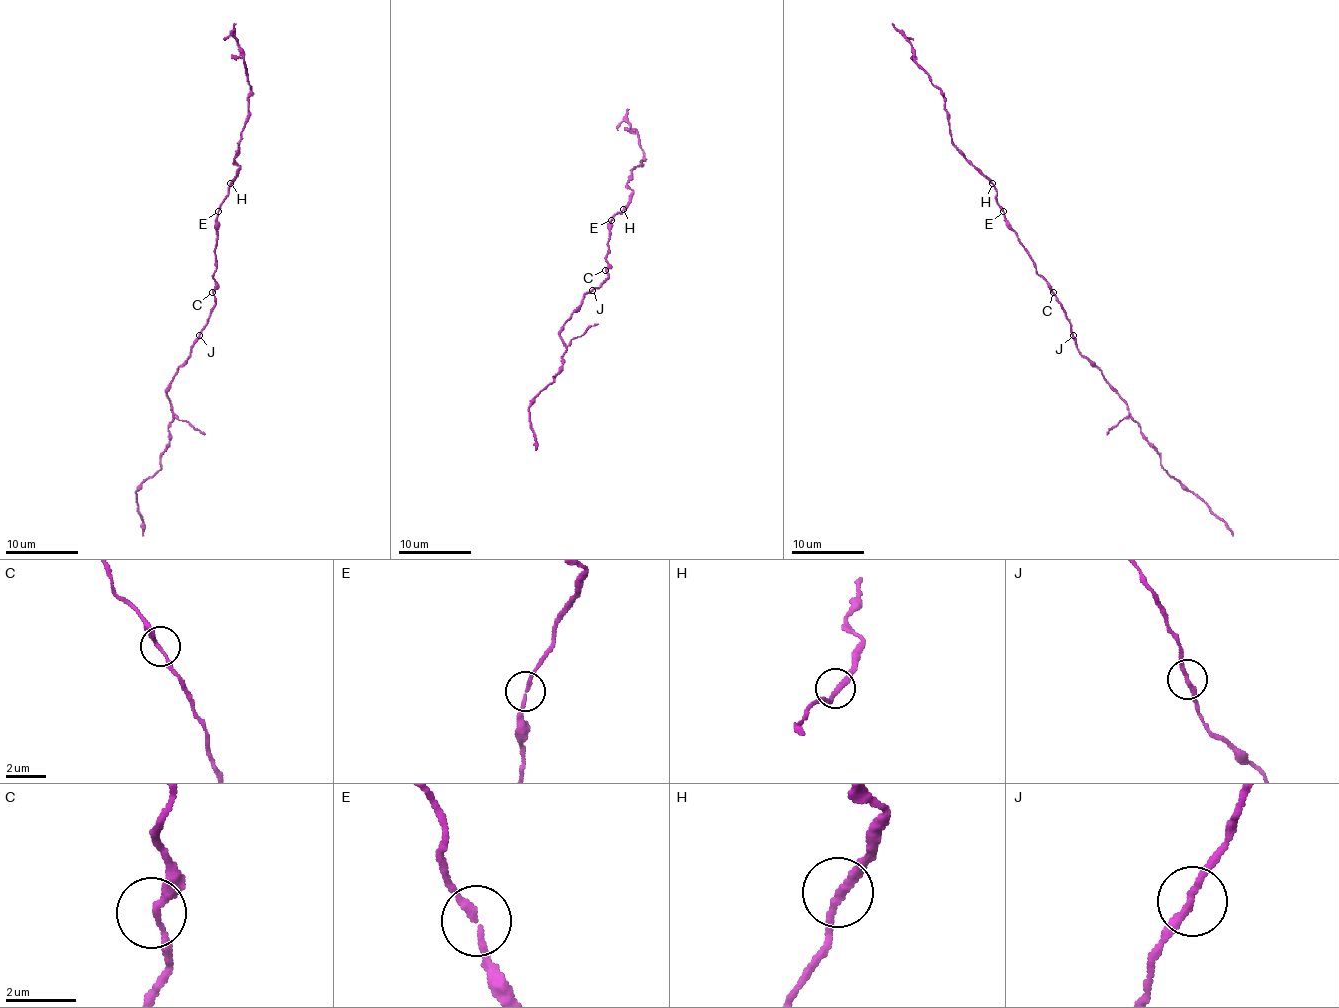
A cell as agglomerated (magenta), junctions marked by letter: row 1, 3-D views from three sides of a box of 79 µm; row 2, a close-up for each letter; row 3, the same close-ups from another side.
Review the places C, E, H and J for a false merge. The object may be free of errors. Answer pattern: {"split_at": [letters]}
{"split_at": []}

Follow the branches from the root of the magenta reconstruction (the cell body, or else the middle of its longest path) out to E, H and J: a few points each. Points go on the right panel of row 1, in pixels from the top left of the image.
E: (1053, 292), (1037, 272), (1033, 259), (1002, 210)
H: (1053, 292), (1037, 272), (1033, 259), (1004, 216), (997, 201), (997, 189), (992, 183)
J: (1053, 292), (1073, 336)

